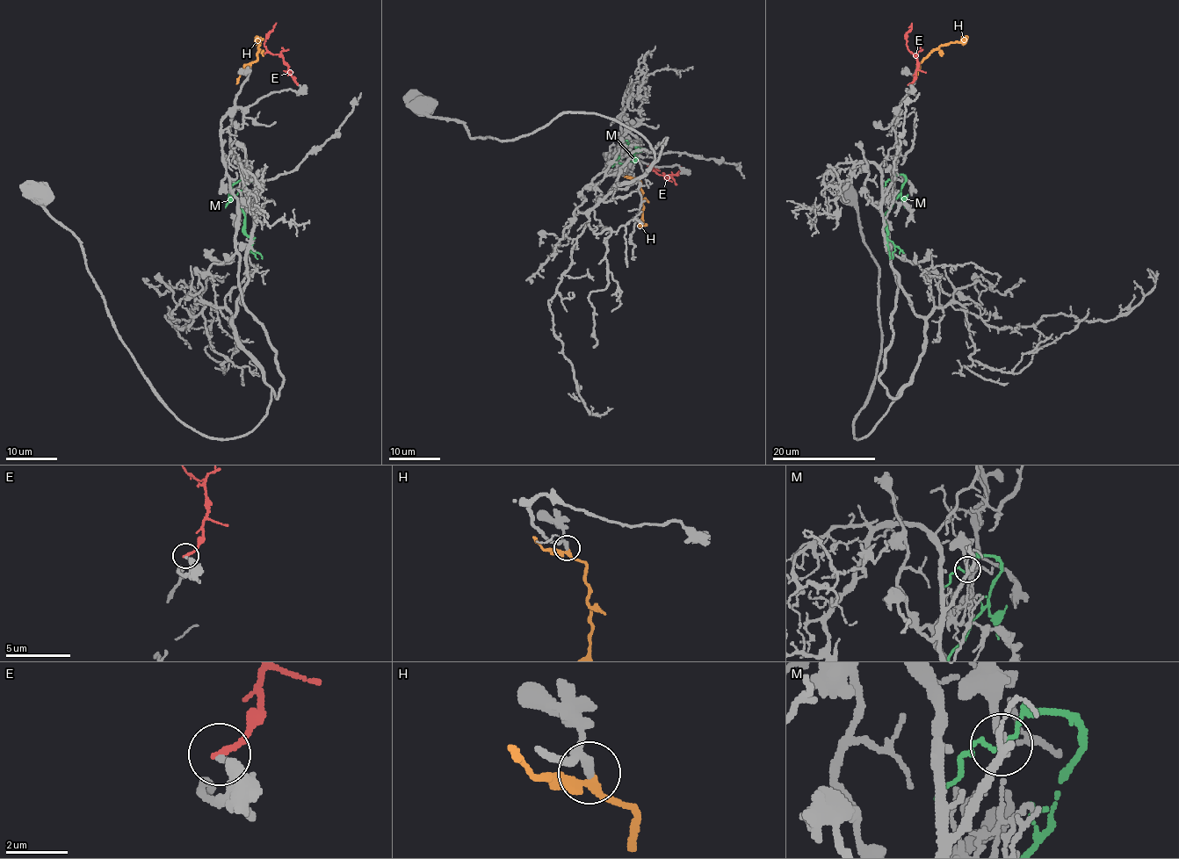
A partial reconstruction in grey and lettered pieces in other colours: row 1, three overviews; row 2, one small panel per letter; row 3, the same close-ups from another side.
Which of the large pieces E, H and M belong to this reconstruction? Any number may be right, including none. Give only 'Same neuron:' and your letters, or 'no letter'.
Same neuron: H

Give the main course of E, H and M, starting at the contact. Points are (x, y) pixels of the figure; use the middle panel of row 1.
E: (681, 168), (671, 176), (664, 176), (647, 165), (660, 170)
H: (632, 176), (640, 183), (643, 200), (643, 220), (640, 227)
M: (635, 151), (625, 164), (616, 161), (627, 143), (645, 148)

